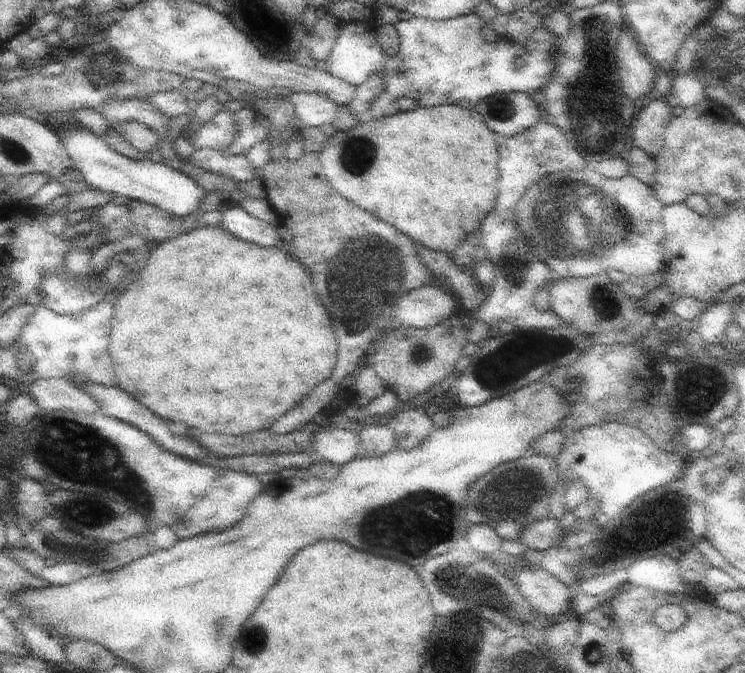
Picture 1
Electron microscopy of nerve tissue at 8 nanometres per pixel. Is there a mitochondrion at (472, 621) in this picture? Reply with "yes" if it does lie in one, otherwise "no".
yes

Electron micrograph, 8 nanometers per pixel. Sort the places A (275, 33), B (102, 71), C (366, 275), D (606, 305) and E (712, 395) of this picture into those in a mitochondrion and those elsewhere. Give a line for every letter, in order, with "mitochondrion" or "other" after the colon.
A: mitochondrion
B: mitochondrion
C: mitochondrion
D: mitochondrion
E: mitochondrion

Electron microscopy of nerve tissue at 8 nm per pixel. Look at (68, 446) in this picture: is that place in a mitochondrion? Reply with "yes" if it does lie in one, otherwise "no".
yes

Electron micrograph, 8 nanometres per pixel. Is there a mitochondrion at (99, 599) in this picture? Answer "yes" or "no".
no

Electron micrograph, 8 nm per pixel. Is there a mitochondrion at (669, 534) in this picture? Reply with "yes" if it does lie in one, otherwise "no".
no

